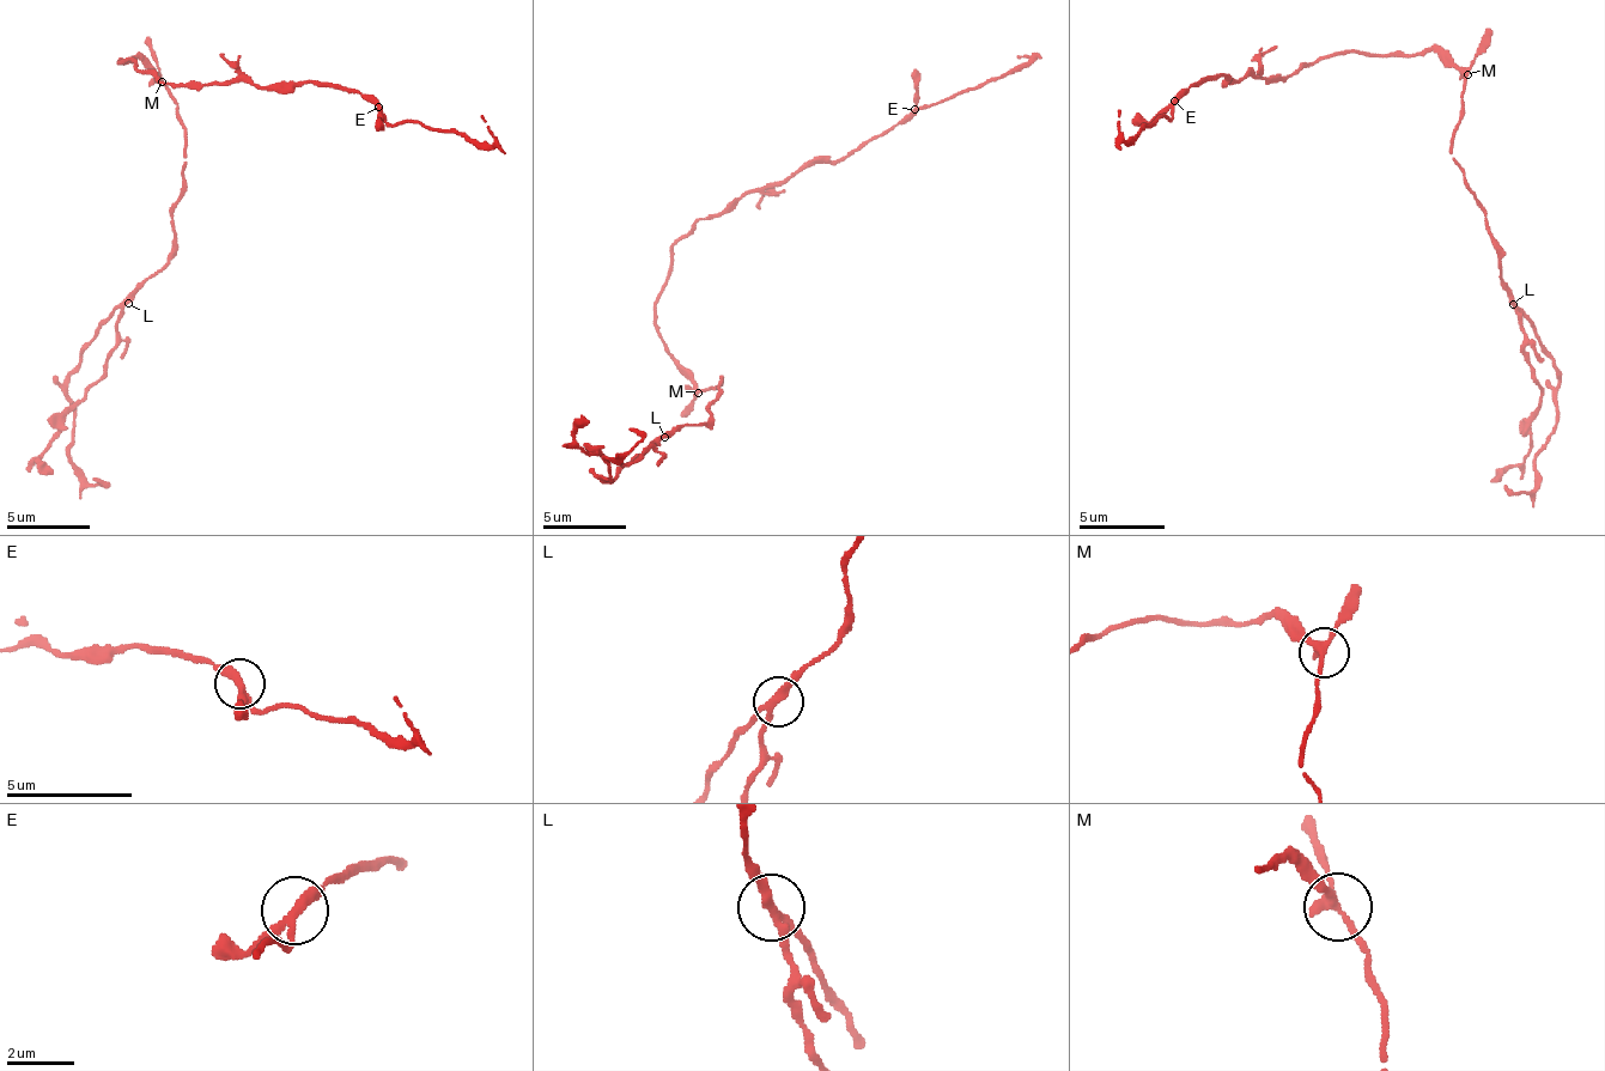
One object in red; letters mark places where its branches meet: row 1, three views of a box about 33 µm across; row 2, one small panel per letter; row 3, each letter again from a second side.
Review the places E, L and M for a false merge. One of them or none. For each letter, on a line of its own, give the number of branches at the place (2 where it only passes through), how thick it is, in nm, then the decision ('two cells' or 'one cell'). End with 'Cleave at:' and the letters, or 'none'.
E: branches 3; calibre 260 nm; one cell
L: branches 3; calibre 240 nm; two cells
M: branches 3; calibre 220 nm; one cell
Cleave at: L

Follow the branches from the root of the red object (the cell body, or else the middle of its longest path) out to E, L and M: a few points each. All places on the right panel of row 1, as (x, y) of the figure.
E: (1424, 53), (1329, 53), (1315, 61), (1303, 61), (1290, 74), (1269, 79), (1208, 74), (1174, 101)
L: (1424, 53), (1441, 53), (1463, 74), (1463, 117), (1450, 152), (1484, 213), (1501, 281), (1514, 303)
M: (1424, 53), (1441, 53), (1467, 74)

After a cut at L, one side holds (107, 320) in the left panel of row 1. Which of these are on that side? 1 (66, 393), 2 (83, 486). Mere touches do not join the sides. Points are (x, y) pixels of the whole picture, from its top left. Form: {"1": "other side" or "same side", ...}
{"1": "same side", "2": "same side"}

